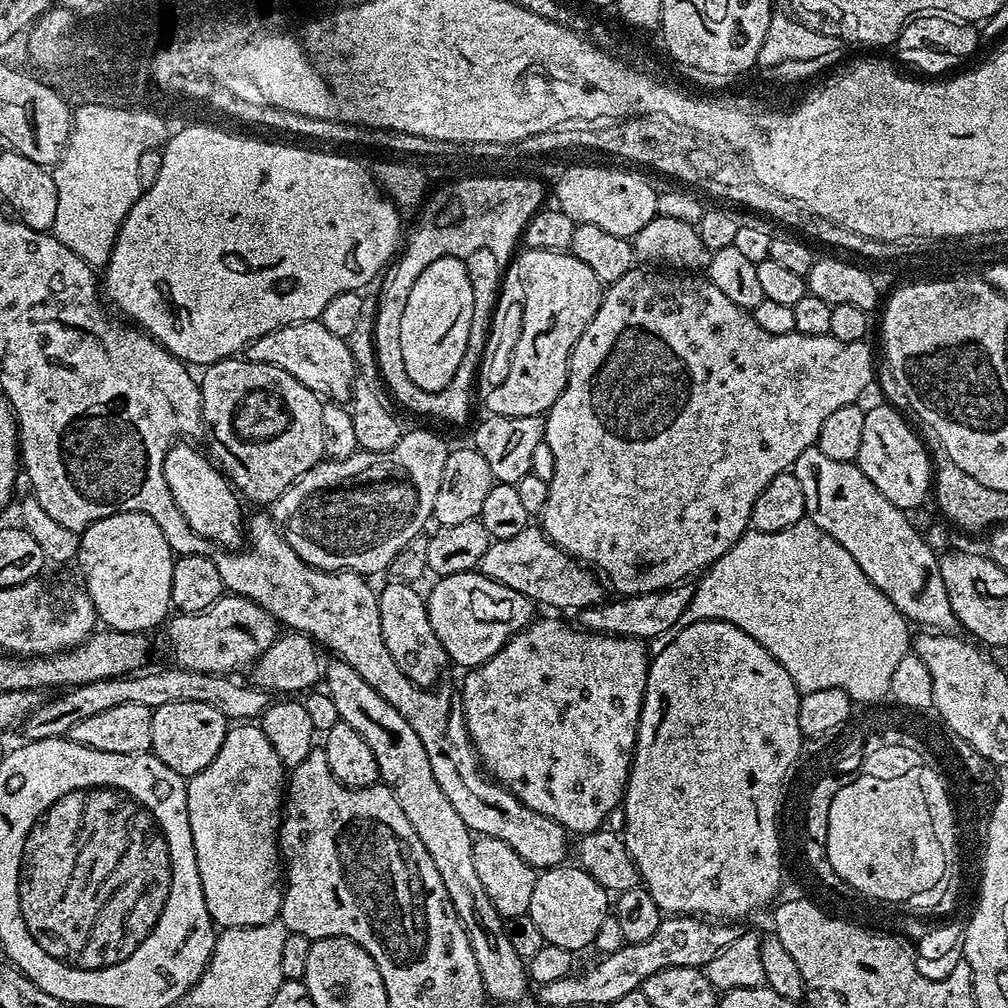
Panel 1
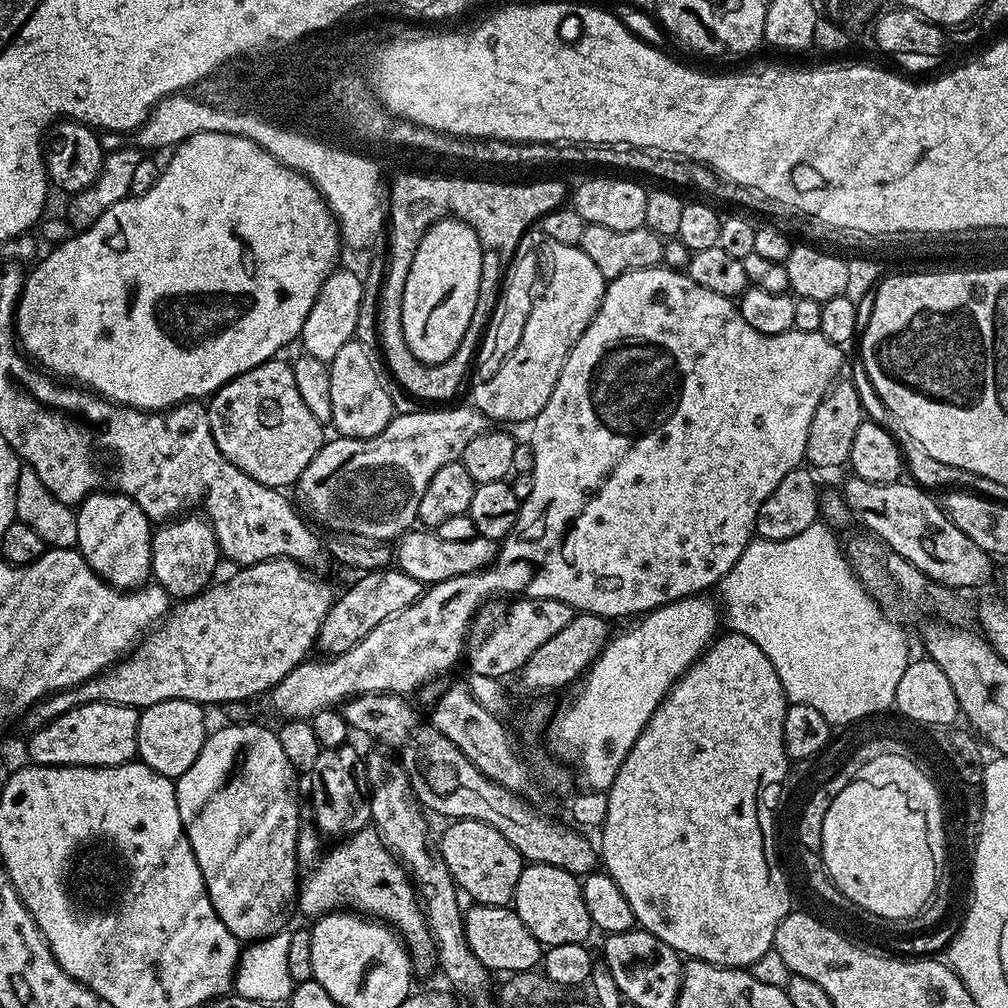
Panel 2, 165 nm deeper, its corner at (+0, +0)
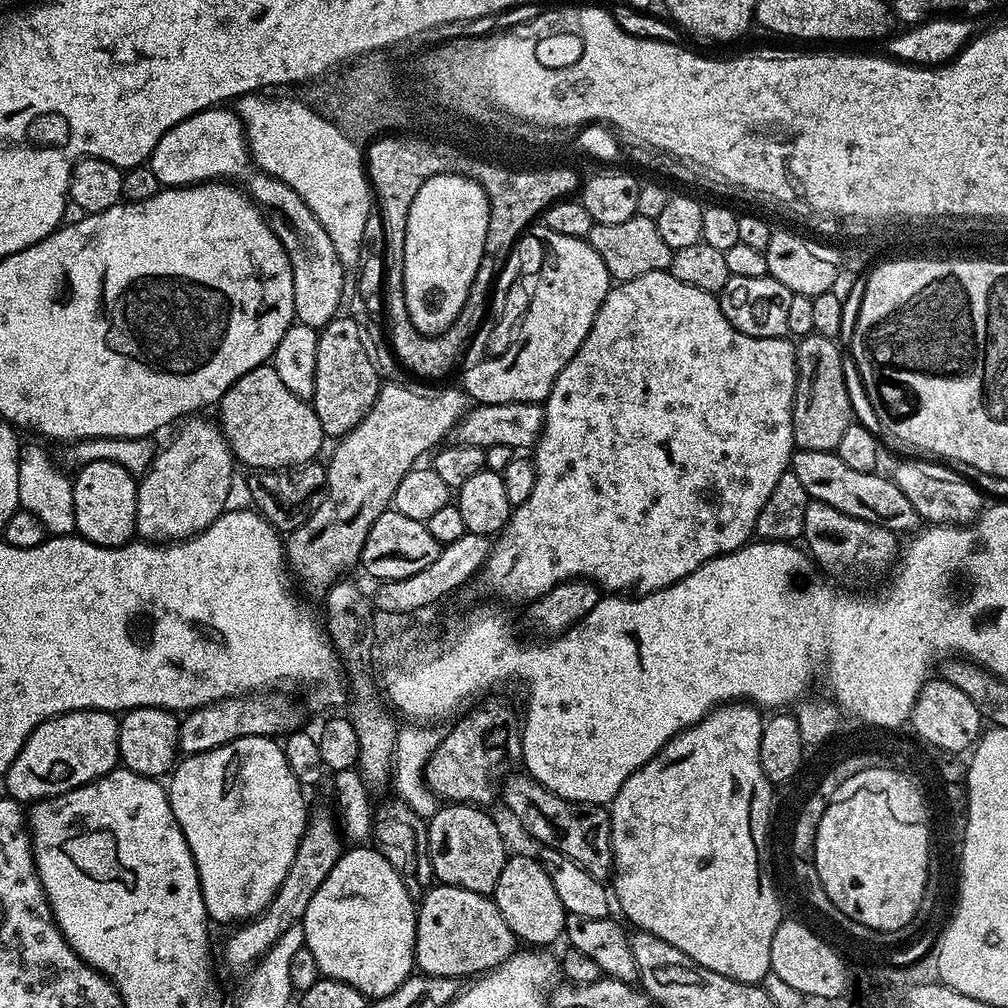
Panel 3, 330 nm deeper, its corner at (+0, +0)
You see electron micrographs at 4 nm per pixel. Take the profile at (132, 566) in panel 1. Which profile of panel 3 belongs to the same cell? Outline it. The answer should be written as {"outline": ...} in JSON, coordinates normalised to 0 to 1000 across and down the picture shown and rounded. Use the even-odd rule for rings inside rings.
{"outline":[[[89,458],[76,468],[71,478],[75,528],[102,544],[122,544],[135,532],[136,473],[117,458]]]}

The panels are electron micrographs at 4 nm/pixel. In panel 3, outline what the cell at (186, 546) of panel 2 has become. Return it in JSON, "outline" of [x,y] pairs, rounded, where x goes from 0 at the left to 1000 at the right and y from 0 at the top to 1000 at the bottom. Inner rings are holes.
{"outline":[[[198,415],[178,422],[179,430],[152,451],[150,462],[138,473],[135,532],[140,537],[166,540],[188,536],[207,524],[227,503],[232,461],[230,443],[224,438],[217,420],[194,416]]]}

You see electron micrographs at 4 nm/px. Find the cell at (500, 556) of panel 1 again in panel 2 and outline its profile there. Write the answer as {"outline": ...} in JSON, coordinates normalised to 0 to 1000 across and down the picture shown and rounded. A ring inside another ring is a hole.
{"outline":[[[406,526],[392,537],[391,560],[419,580],[428,581],[442,573],[454,573],[458,569],[477,566],[492,555],[493,537],[481,532],[462,534],[462,538],[442,538],[442,534],[435,534],[432,527],[413,527]]]}

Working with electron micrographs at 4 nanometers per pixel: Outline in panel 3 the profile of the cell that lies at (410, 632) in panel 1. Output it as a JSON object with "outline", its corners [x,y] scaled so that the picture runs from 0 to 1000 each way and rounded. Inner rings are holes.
{"outline":[[[505,769],[498,778],[498,794],[504,806],[533,833],[533,838],[554,843],[562,851],[573,855],[581,867],[602,874],[608,868],[607,820],[603,802],[593,798],[570,798],[558,792],[526,769]]]}

